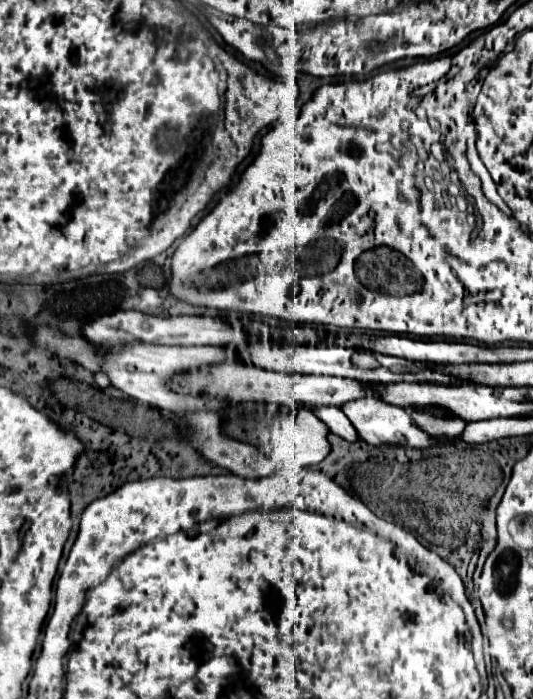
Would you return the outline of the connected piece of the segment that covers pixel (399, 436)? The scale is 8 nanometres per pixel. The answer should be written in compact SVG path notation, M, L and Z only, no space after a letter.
M358 399L358 401L350 401L342 405L342 411L346 413L346 417L352 421L352 425L358 431L358 437L362 441L366 441L368 445L374 447L382 447L382 445L402 445L408 449L432 449L438 447L442 443L452 443L448 439L438 439L430 433L426 433L424 429L420 429L414 419L410 417L410 413L402 407L394 407L390 403L382 403L380 399Z

